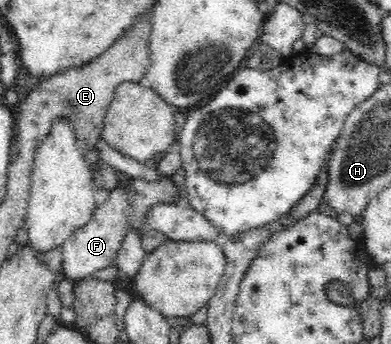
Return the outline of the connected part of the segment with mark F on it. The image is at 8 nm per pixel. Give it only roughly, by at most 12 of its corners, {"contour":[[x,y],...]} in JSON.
{"contour":[[171,177],[129,179],[63,243],[60,278],[109,268],[159,204],[181,205]]}

